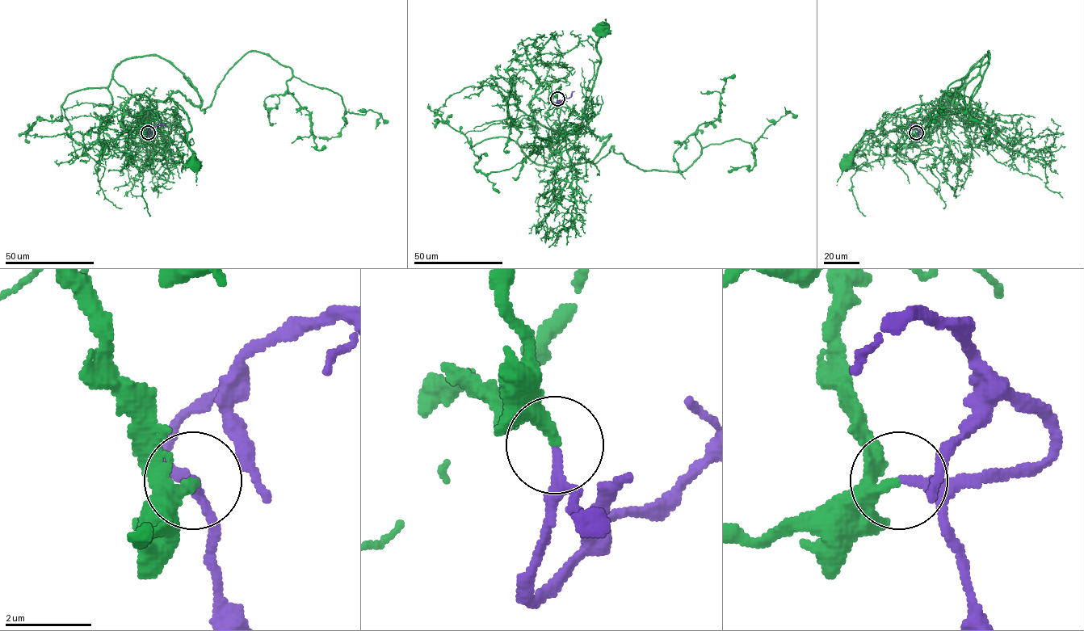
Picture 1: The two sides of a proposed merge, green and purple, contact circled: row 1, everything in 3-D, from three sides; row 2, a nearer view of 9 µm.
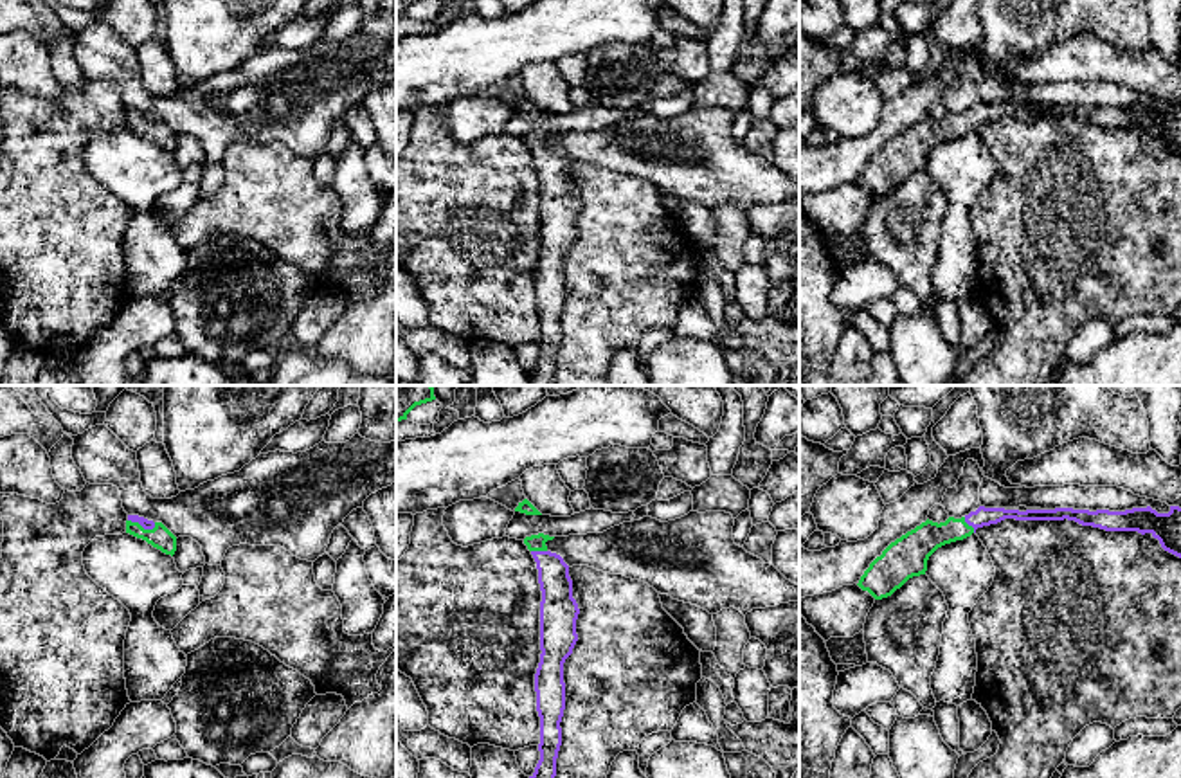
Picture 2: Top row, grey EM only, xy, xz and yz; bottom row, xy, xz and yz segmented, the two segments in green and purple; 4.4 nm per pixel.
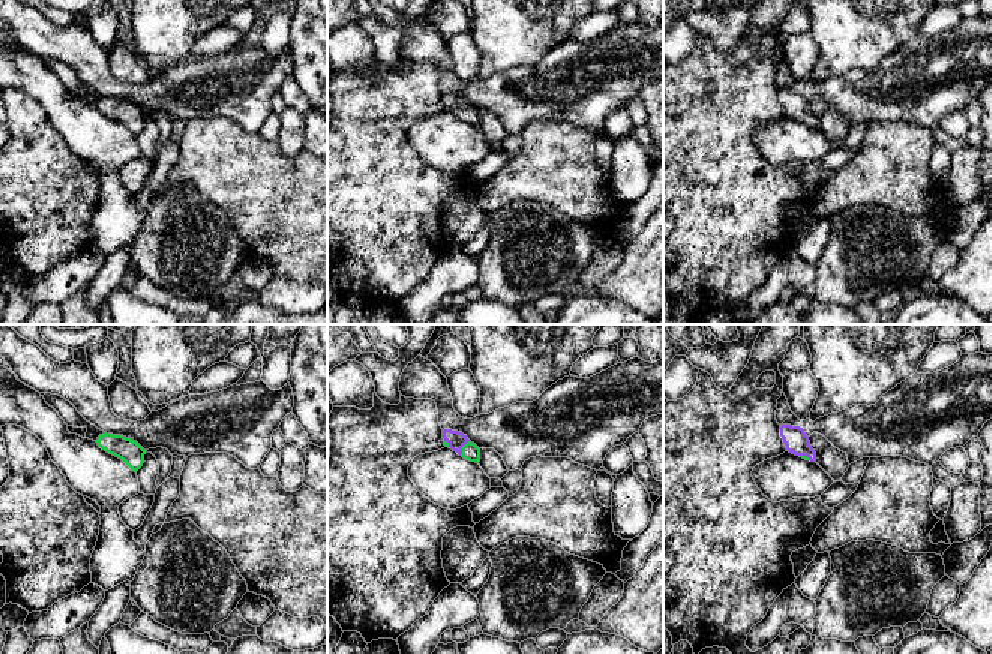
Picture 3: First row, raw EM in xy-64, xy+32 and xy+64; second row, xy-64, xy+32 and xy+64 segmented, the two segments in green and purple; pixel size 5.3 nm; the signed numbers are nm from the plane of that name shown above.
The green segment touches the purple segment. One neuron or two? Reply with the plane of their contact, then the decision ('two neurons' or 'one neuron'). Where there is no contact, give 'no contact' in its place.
xy | two neurons

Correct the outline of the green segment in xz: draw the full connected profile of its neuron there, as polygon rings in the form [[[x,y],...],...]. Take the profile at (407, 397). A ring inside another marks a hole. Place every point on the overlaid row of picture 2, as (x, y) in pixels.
[[[396,385],[396,421],[407,420],[416,405],[432,400],[436,400],[432,385]]]

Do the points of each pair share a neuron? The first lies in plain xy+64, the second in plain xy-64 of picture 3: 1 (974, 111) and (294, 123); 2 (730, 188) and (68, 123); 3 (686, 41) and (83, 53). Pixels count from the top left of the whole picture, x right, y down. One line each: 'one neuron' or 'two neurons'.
1: two neurons
2: two neurons
3: two neurons

